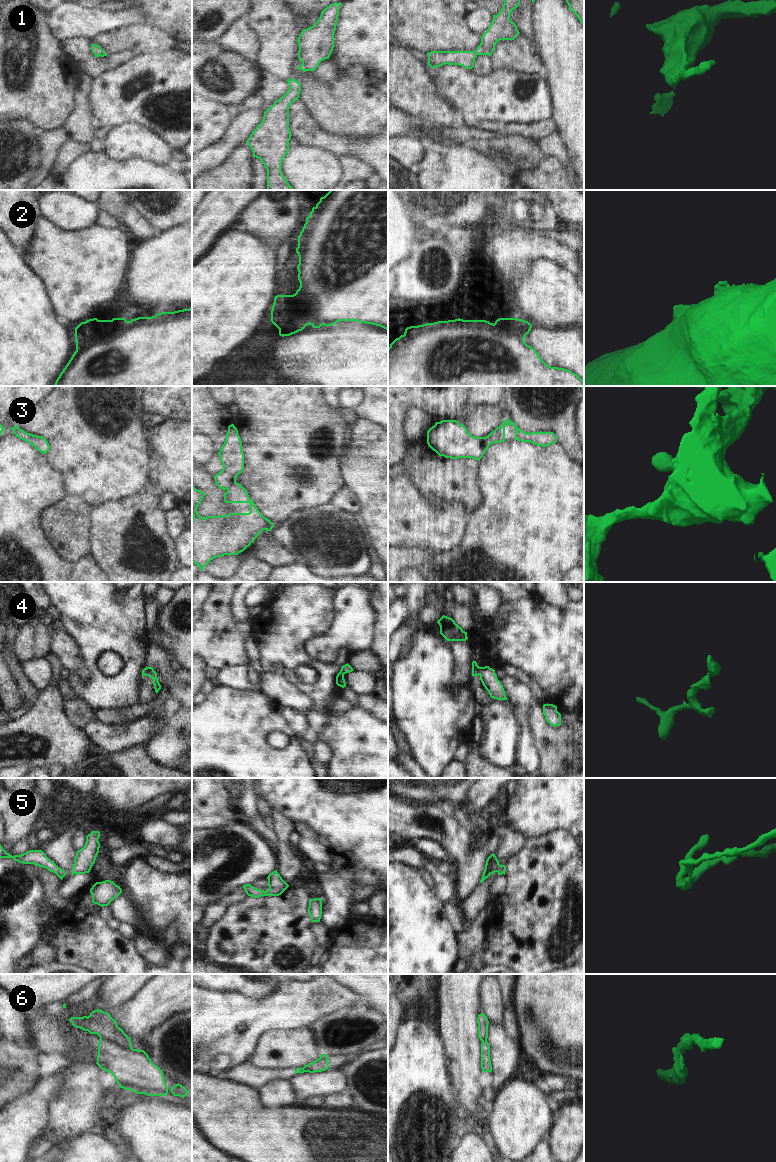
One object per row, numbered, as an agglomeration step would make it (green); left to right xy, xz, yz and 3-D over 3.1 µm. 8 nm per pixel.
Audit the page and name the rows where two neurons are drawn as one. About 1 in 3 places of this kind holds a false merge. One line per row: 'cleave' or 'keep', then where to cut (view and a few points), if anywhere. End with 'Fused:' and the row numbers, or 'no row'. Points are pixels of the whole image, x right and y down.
1: keep; no cut
2: keep; no cut
3: keep; no cut
4: cleave; cut in yz along (478, 667), (480, 674)
5: keep; no cut
6: cleave; cut in xy along (100, 1038), (112, 1041), (127, 1049), (132, 1048)
Fused: 4, 6

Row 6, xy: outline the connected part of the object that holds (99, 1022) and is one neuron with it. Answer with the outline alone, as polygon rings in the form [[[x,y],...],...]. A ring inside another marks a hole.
[[[97,1009],[88,1017],[71,1017],[69,1021],[76,1028],[88,1031],[90,1034],[97,1034],[100,1039],[113,1042],[127,1050],[132,1049],[131,1038],[118,1027],[116,1020],[107,1012]]]

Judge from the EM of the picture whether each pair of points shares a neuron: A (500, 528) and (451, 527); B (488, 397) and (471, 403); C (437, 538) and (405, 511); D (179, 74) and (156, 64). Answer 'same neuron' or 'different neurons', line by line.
A: different neurons
B: same neuron
C: same neuron
D: same neuron

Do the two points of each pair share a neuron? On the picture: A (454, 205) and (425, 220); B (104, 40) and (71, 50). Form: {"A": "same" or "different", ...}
{"A": "same", "B": "different"}

